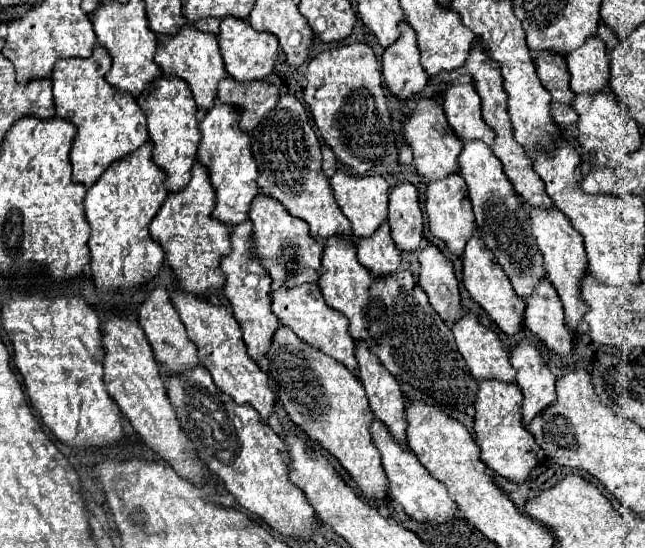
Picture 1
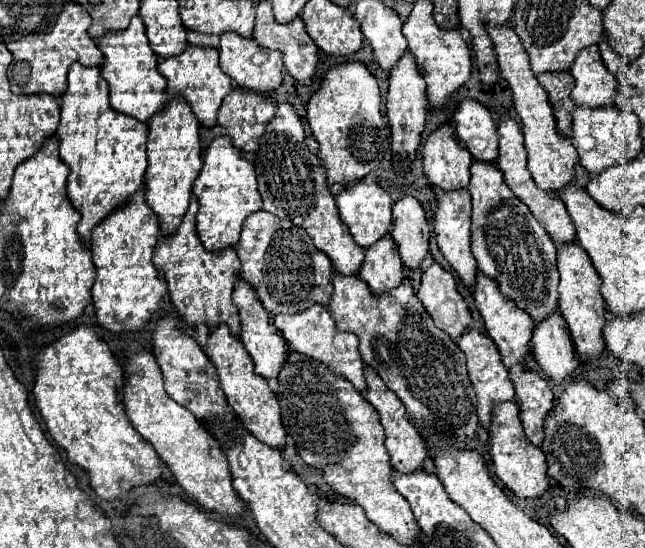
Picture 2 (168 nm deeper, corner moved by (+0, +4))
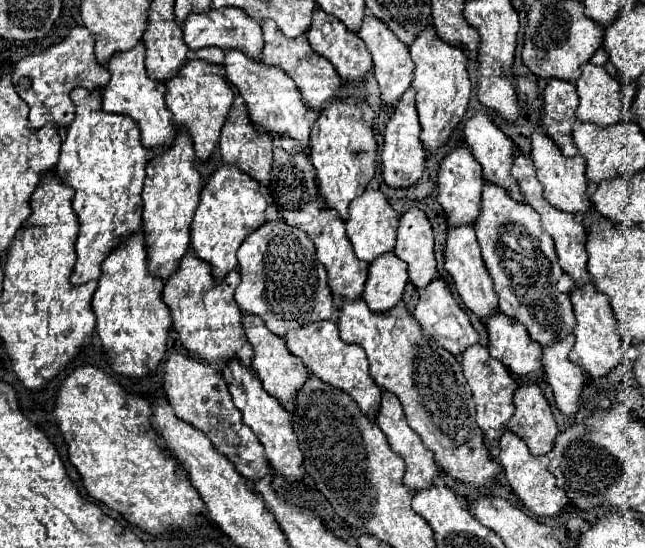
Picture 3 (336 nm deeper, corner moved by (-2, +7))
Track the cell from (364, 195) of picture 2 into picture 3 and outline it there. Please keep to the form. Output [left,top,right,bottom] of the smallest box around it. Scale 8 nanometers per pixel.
[345,190,397,264]

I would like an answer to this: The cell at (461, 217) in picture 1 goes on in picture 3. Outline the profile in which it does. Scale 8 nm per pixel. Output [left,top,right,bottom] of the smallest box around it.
[445,224,497,320]

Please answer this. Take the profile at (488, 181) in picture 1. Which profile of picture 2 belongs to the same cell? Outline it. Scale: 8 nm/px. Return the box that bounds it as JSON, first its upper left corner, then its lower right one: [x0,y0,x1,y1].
[469,159,559,321]

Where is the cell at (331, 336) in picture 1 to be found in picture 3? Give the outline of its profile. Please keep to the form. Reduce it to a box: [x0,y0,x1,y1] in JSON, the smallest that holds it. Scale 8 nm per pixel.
[285,320,383,416]

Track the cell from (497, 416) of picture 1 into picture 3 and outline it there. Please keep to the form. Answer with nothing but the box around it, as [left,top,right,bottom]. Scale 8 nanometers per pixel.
[499,430,569,516]

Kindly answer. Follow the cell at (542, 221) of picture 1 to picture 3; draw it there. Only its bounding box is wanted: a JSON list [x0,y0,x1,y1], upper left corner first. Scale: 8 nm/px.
[569,282,625,380]

